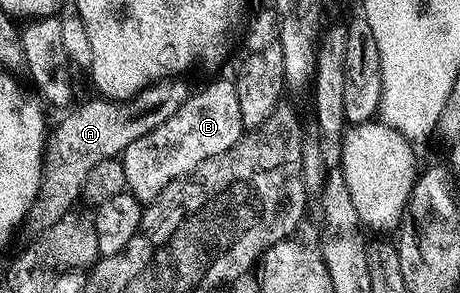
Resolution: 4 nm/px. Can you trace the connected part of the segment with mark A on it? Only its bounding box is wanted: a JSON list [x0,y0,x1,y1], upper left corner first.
[25,79,186,235]

